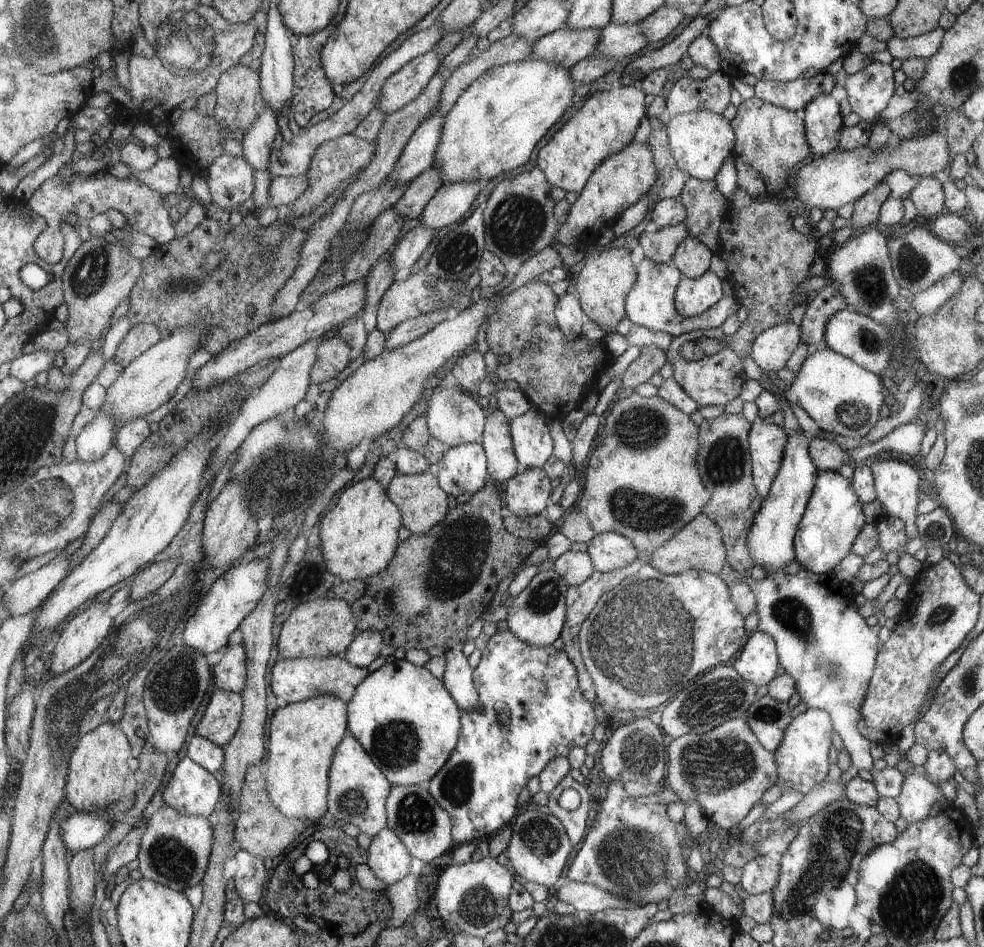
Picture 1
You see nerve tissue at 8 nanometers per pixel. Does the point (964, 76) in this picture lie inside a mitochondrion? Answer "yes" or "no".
yes

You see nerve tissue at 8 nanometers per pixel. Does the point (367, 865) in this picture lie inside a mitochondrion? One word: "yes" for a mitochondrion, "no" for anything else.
no

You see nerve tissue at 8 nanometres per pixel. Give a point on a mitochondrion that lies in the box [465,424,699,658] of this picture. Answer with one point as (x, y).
(633, 510)

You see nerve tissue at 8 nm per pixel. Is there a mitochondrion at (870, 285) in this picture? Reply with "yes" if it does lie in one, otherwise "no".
yes

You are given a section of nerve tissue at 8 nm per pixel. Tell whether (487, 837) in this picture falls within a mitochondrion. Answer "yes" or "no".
no

